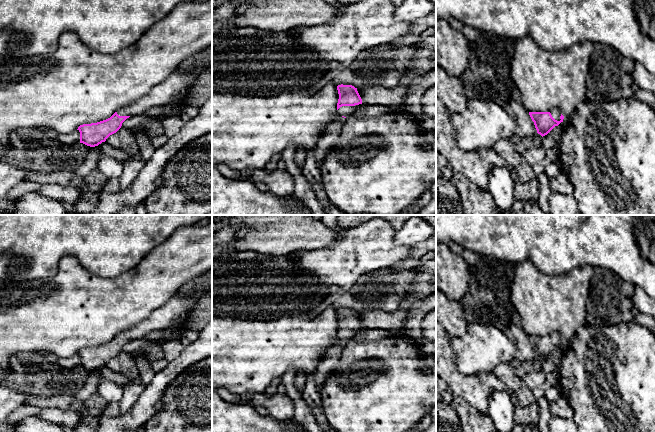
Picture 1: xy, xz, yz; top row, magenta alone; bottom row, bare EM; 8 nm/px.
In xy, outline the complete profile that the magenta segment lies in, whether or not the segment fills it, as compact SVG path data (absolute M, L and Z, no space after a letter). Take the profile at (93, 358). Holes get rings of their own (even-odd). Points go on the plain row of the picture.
M189 295L173 296L166 304L155 309L144 320L120 332L110 342L78 351L80 367L95 371L116 357L122 347L132 339L146 336L155 330L175 328L186 322L198 300Z

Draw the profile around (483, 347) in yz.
M478 322L468 323L465 335L452 338L450 345L457 370L466 376L491 373L499 364L511 364L517 352L515 343L503 332L492 325Z

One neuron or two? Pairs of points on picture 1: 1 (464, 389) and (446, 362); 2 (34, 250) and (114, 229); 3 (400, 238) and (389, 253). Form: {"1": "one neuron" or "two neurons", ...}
{"1": "one neuron", "2": "one neuron", "3": "two neurons"}

